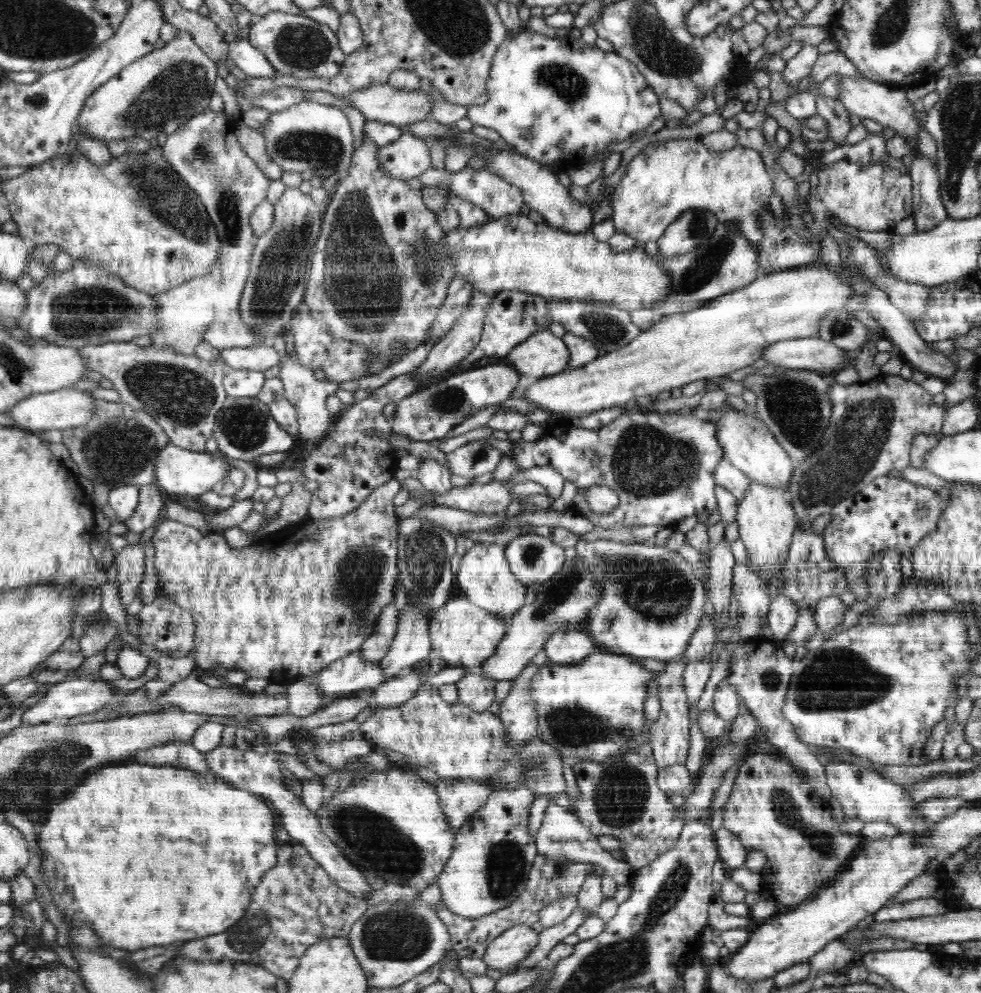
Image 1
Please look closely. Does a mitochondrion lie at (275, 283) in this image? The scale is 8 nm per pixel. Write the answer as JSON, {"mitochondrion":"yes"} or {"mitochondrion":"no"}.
{"mitochondrion":"yes"}

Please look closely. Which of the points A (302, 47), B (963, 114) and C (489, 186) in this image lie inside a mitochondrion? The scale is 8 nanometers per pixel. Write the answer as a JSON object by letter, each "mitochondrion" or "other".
{"A":"mitochondrion","B":"mitochondrion","C":"other"}

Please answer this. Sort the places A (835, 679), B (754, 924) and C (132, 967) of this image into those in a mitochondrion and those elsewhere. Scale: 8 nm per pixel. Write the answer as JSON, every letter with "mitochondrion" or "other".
{"A":"mitochondrion","B":"other","C":"other"}

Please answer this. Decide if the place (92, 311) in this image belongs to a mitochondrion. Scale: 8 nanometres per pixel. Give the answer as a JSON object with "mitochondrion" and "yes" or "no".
{"mitochondrion":"yes"}

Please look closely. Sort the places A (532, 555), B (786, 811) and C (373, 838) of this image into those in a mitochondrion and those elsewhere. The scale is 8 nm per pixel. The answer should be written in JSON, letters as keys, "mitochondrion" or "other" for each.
{"A":"mitochondrion","B":"mitochondrion","C":"mitochondrion"}

